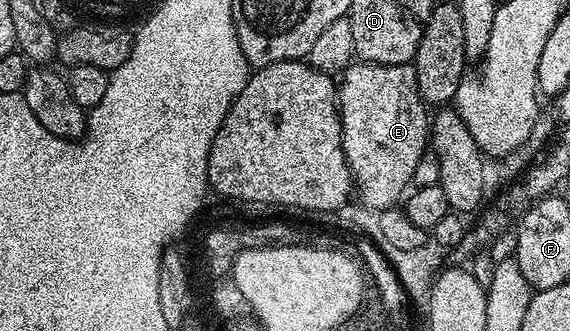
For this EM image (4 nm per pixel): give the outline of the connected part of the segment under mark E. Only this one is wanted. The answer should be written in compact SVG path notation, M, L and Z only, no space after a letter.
M353 62L339 77L338 103L344 157L352 171L355 195L360 195L359 203L369 210L399 205L409 191L419 159L430 148L430 112L418 90L415 67L411 63L382 65Z

